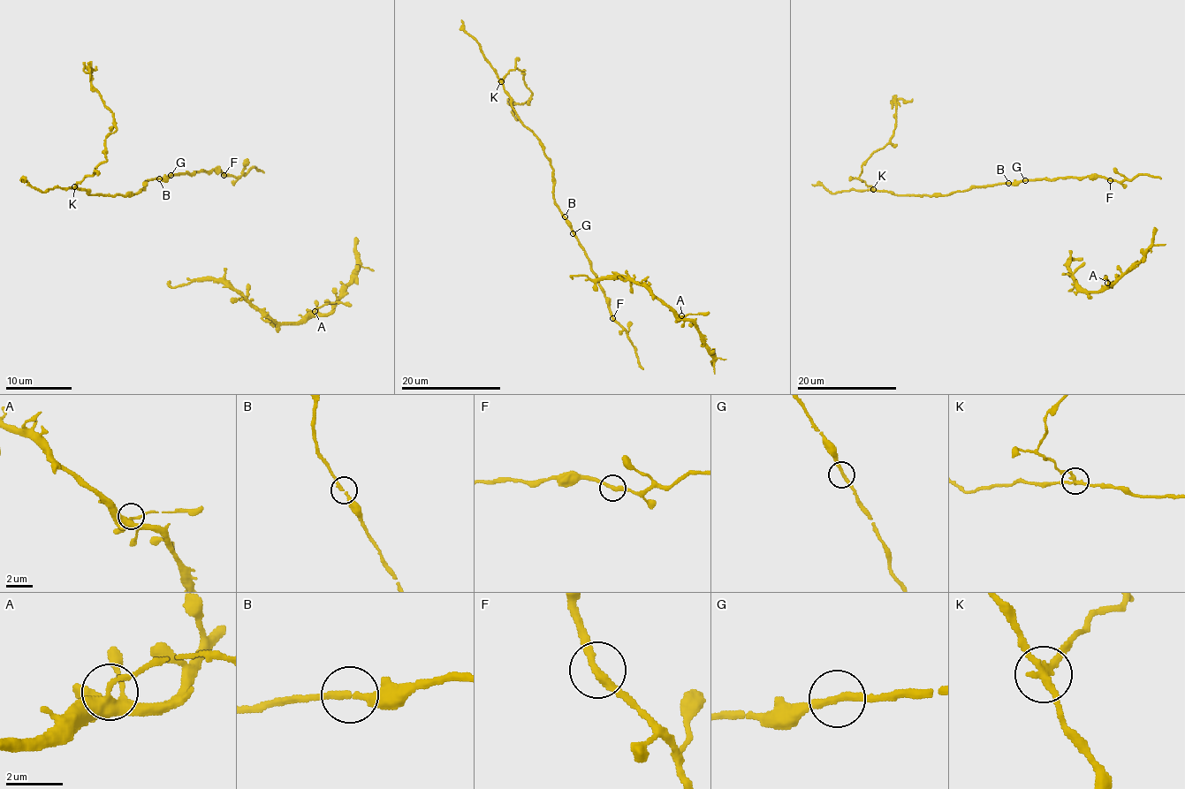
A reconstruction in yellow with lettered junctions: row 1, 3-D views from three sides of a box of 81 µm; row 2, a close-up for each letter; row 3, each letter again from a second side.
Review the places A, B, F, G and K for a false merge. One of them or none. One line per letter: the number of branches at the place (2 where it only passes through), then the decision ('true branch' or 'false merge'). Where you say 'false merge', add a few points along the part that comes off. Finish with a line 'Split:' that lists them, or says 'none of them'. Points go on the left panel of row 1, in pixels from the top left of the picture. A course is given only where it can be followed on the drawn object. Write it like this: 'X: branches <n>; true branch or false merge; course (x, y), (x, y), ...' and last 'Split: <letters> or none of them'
A: branches 3; true branch
B: branches 2; true branch
F: branches 2; true branch
G: branches 2; true branch
K: branches 3; false merge; course (74, 186), (102, 163), (106, 138), (116, 130), (112, 113), (91, 83), (89, 67), (93, 70), (95, 67)
Split: K

